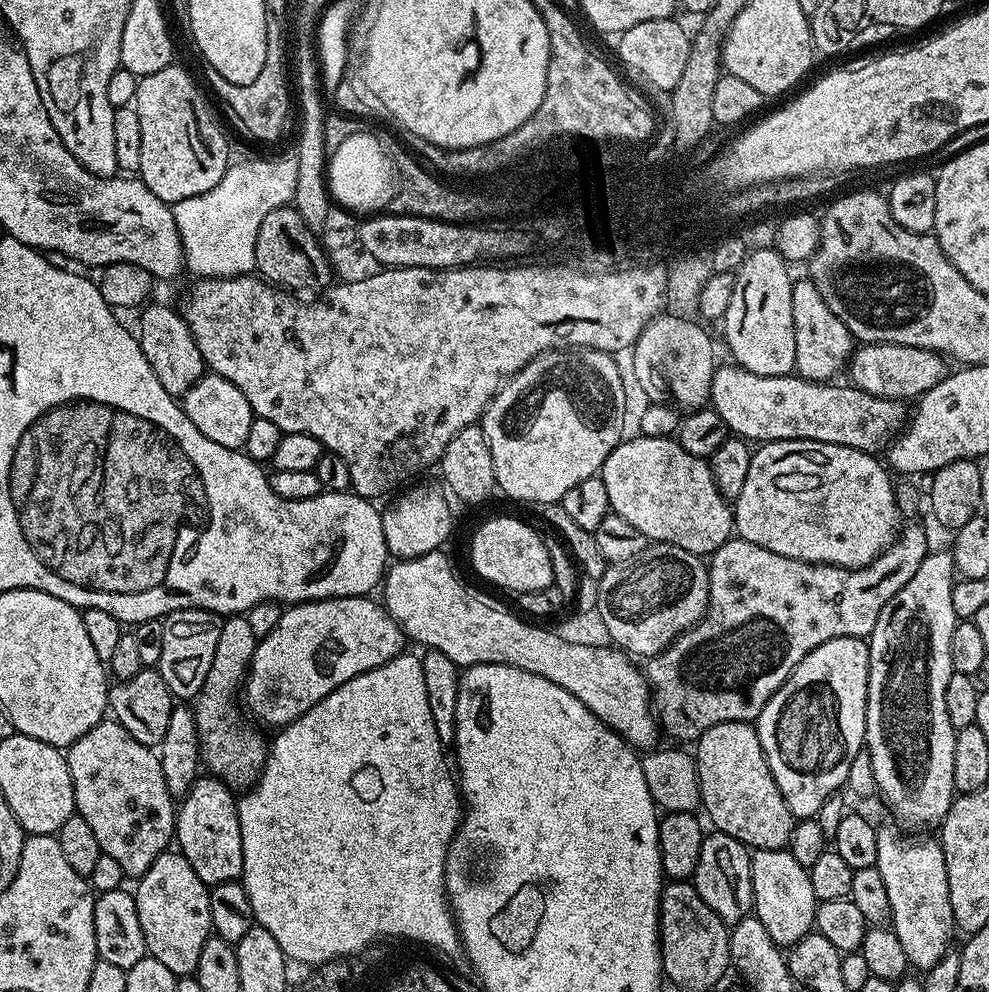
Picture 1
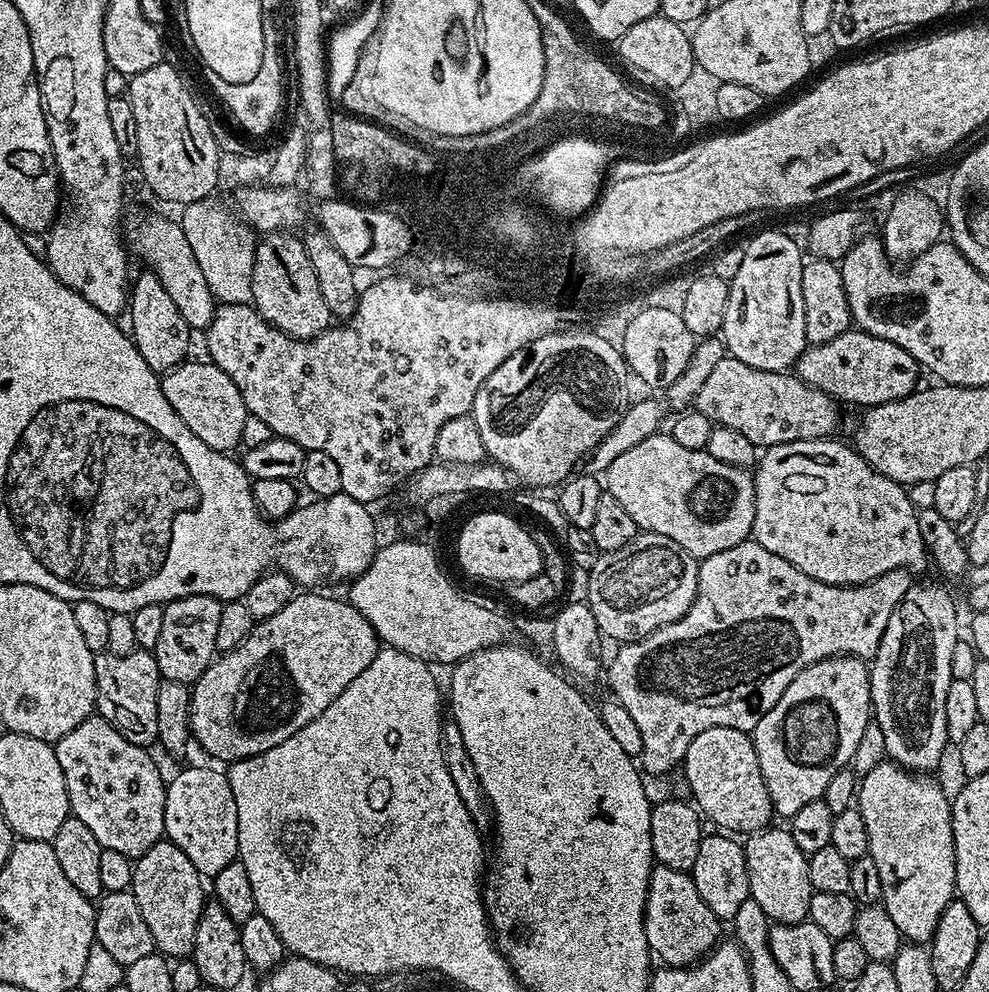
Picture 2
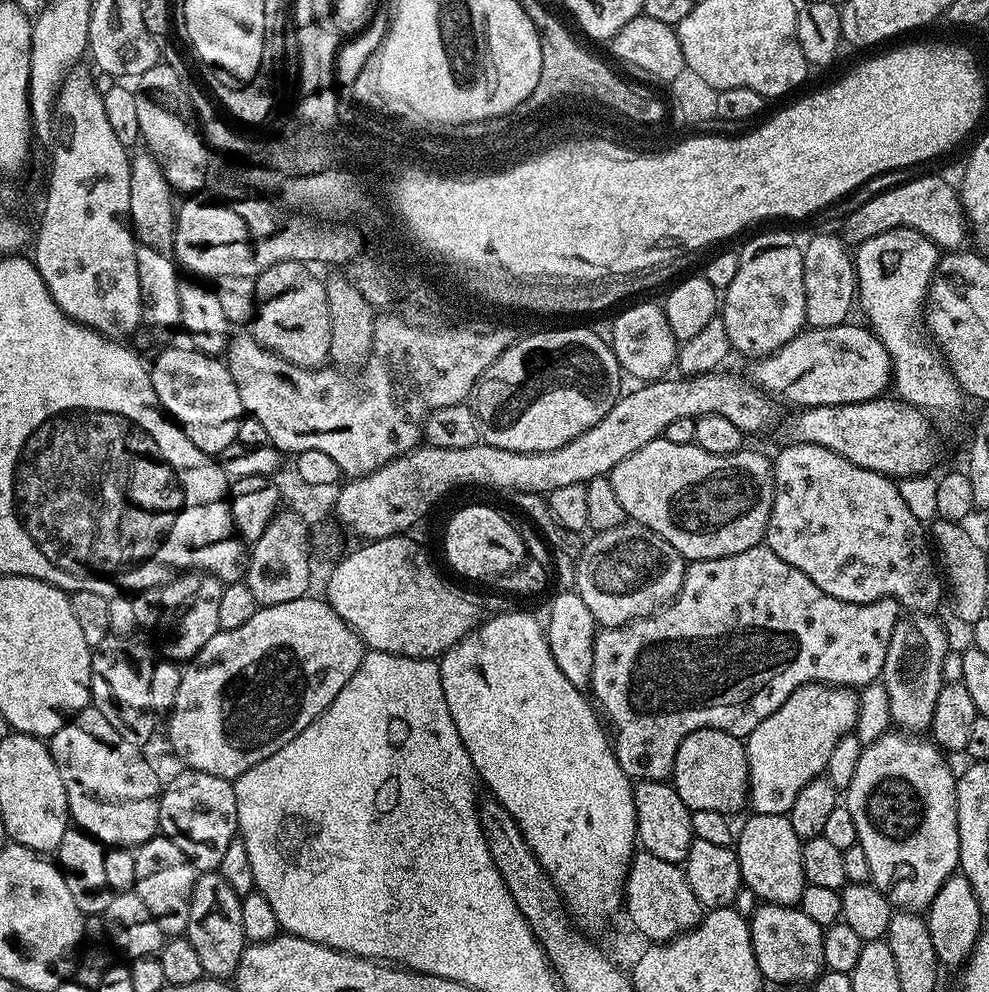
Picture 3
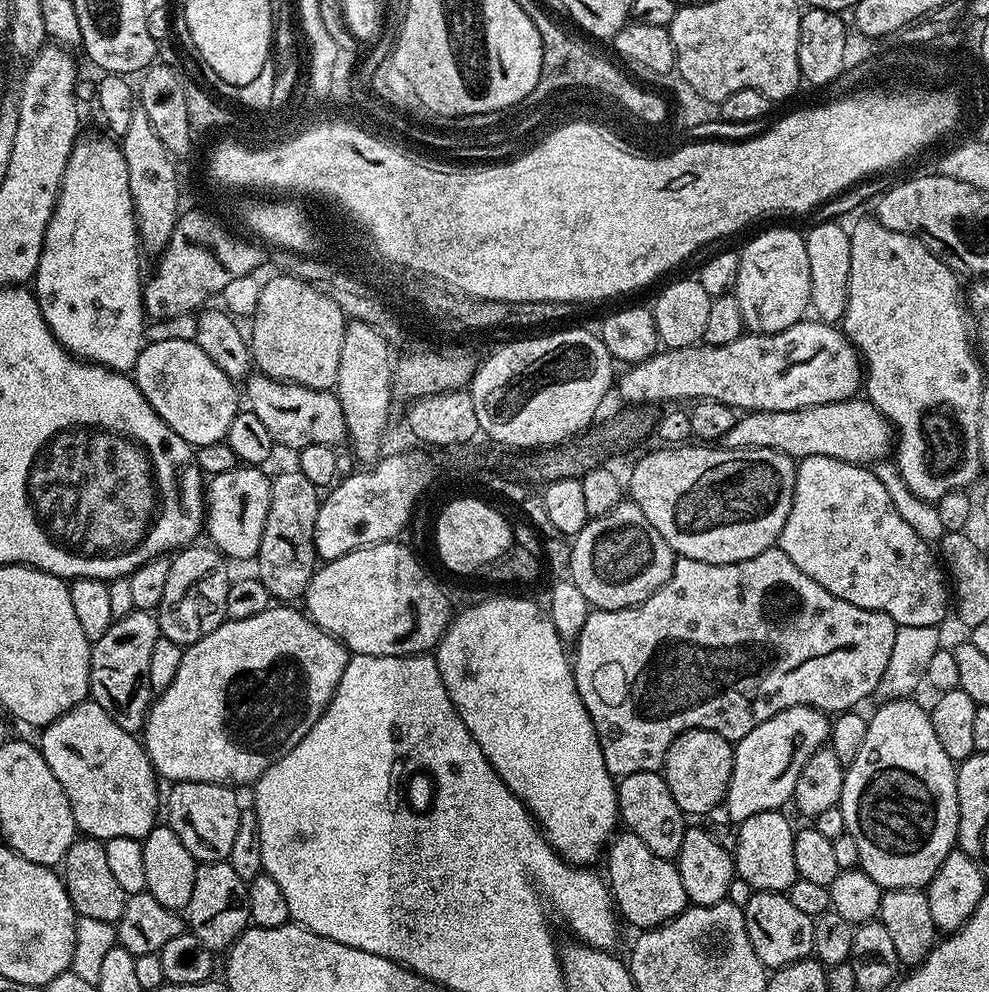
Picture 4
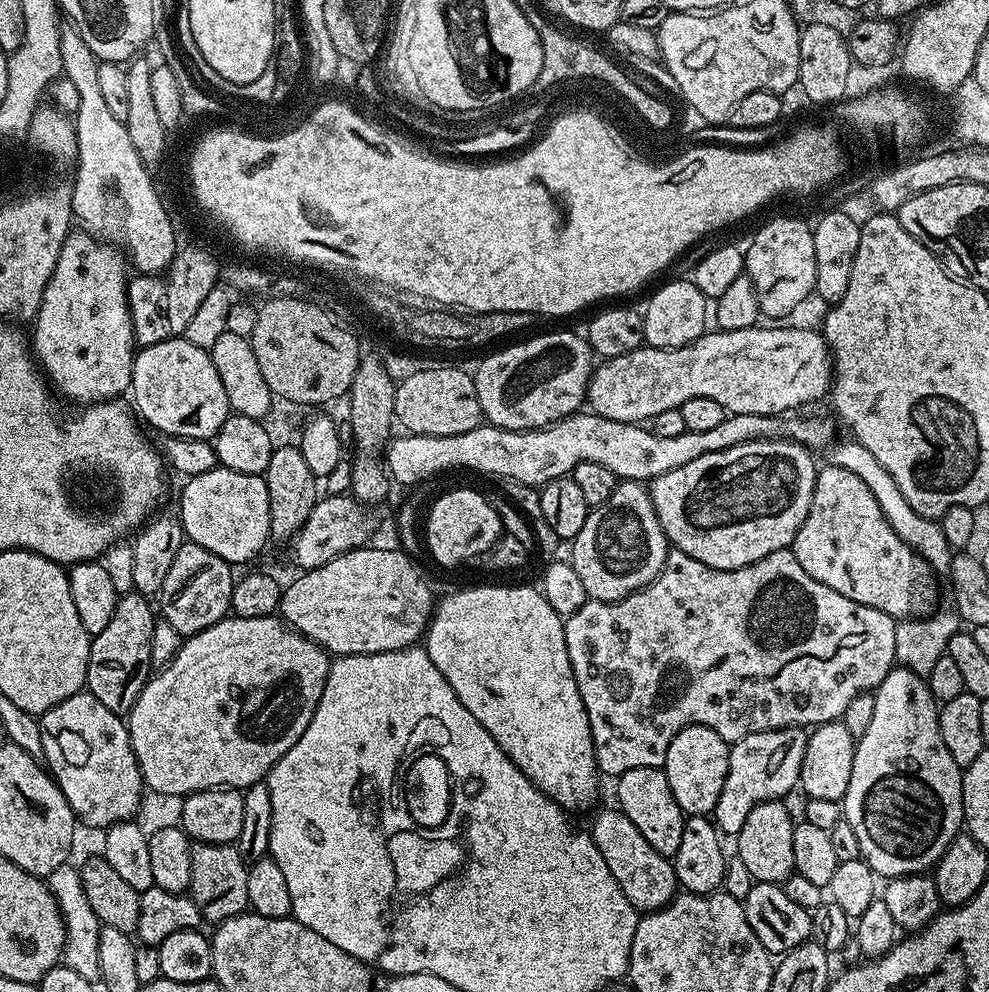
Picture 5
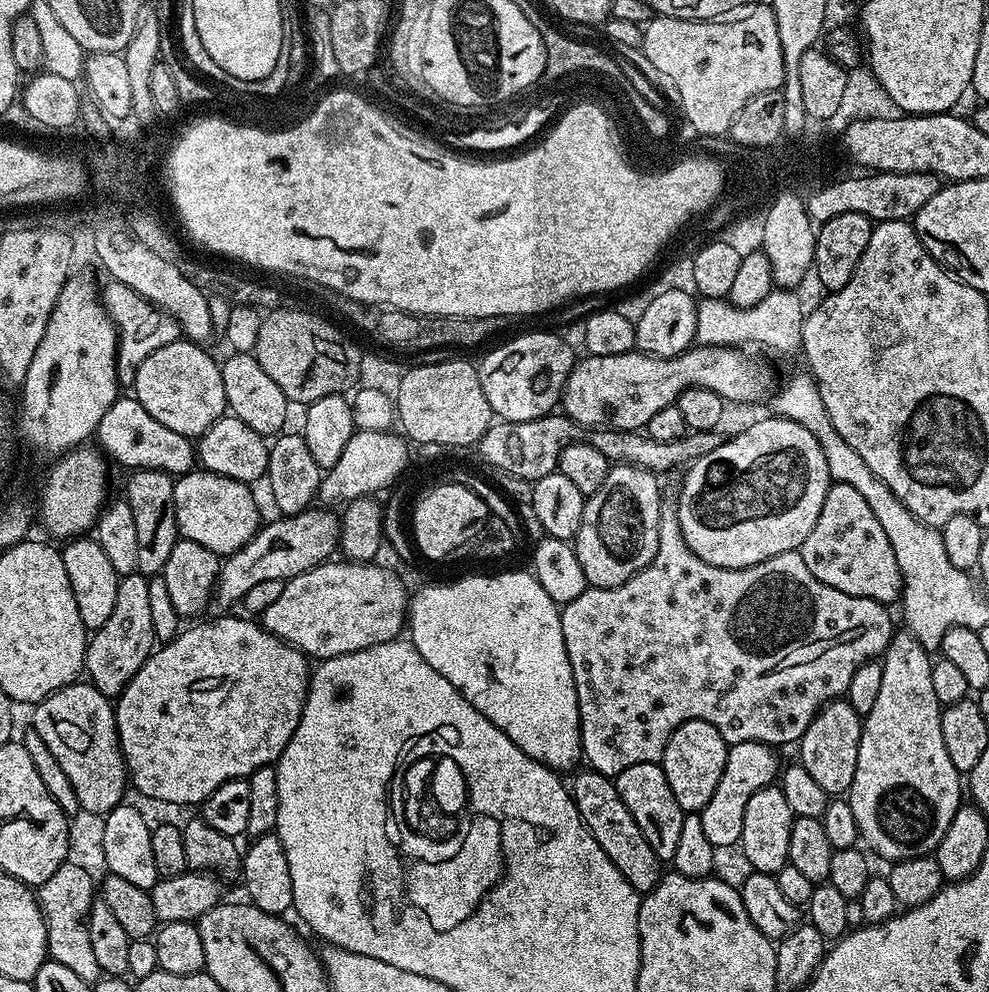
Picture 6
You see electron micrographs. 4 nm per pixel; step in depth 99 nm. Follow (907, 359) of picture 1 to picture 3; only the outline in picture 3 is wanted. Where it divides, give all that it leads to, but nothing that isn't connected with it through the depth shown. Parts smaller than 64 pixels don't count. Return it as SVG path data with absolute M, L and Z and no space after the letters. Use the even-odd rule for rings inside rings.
M860 324L805 327L792 341L752 364L751 383L777 401L797 404L795 407L800 410L883 397L892 382L892 359L872 329Z

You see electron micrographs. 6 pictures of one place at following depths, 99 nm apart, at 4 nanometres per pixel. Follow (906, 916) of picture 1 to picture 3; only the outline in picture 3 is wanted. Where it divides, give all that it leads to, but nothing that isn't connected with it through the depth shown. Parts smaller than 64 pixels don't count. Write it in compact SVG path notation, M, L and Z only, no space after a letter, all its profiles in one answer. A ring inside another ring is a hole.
M889 730L883 736L879 736L872 744L863 745L863 752L858 758L858 764L855 767L854 776L846 789L846 806L850 810L850 818L854 818L854 830L856 839L866 850L866 858L870 862L871 883L875 884L888 900L900 910L924 910L928 903L938 894L942 882L950 878L959 869L960 866L960 843L958 842L958 822L956 821L956 782L957 777L952 776L952 768L947 764L945 753L937 748L935 743L921 738L916 734L905 734L900 730Z

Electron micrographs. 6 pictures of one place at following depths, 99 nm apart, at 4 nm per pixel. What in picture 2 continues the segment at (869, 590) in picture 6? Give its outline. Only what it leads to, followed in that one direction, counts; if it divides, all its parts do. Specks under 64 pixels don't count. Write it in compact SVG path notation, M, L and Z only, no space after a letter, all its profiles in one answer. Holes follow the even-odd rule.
M836 438L823 440L803 440L802 442L786 442L773 448L763 449L758 463L754 468L754 526L752 527L751 539L757 544L766 546L770 554L778 554L778 558L786 558L790 566L798 566L802 574L810 574L810 578L818 578L818 582L827 584L865 584L882 574L890 574L899 568L917 570L926 562L926 549L923 544L921 531L918 530L918 518L915 506L908 496L908 488L903 484L894 482L878 470L874 470L860 457L855 447L839 444Z

